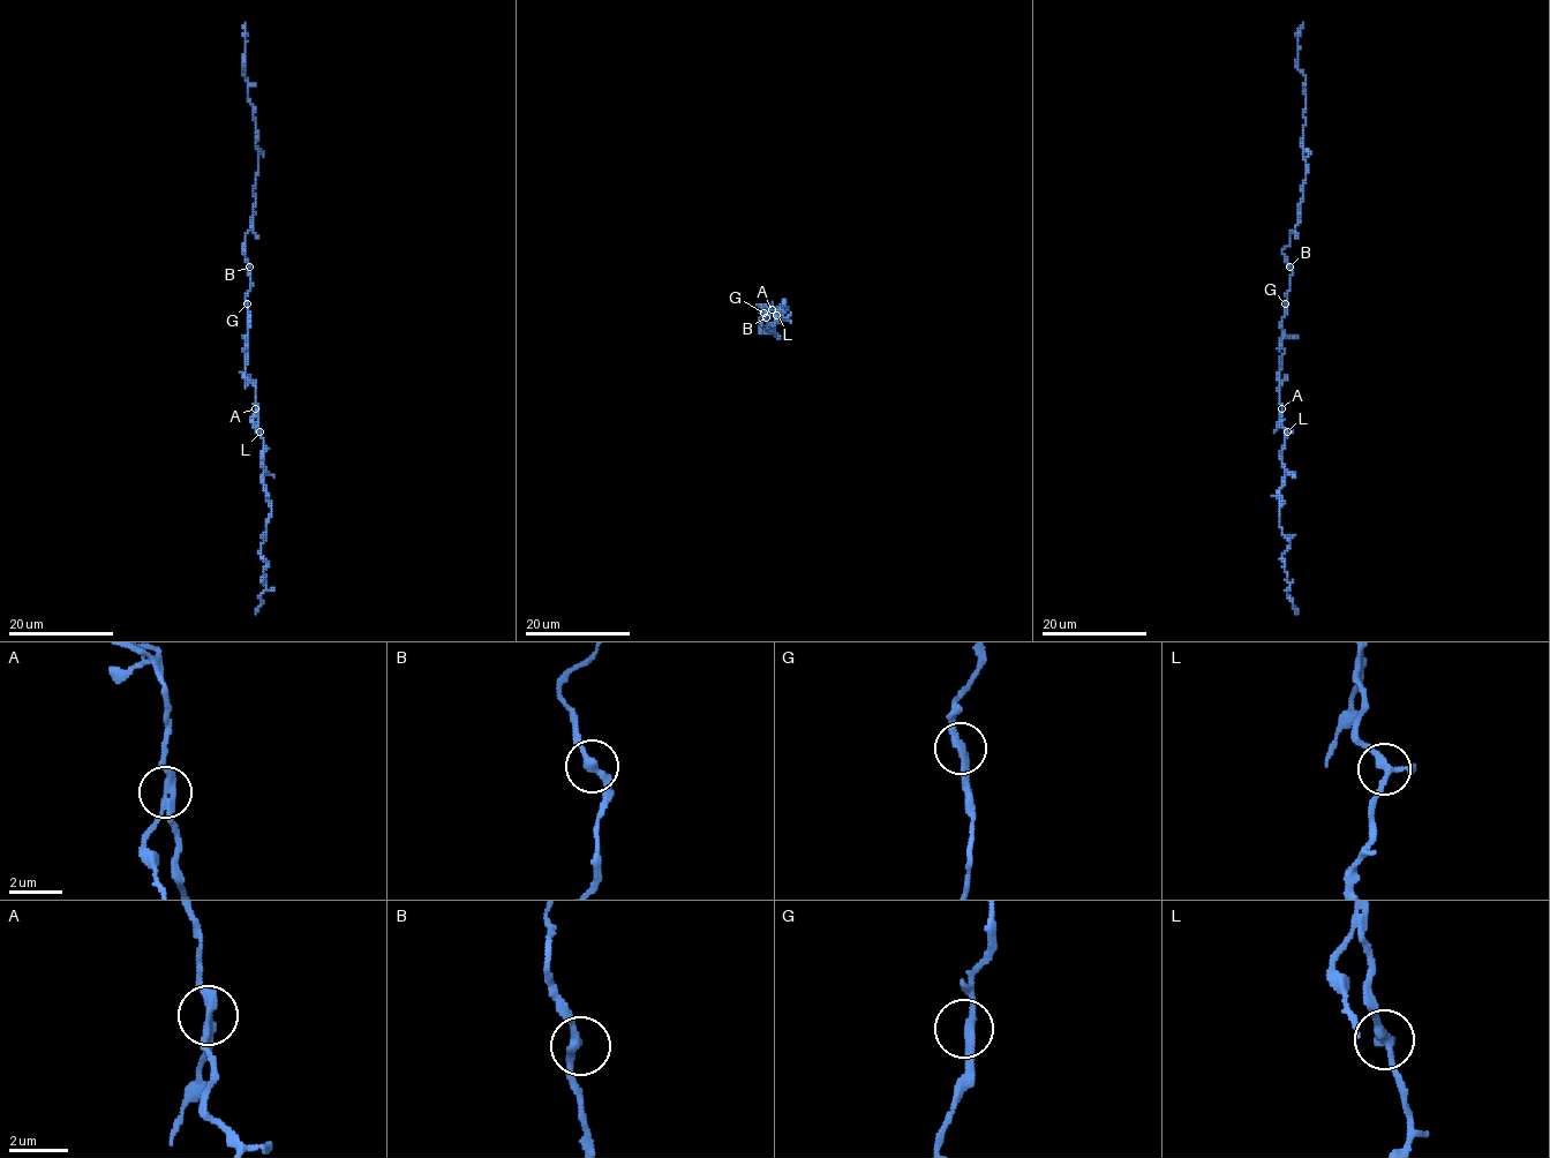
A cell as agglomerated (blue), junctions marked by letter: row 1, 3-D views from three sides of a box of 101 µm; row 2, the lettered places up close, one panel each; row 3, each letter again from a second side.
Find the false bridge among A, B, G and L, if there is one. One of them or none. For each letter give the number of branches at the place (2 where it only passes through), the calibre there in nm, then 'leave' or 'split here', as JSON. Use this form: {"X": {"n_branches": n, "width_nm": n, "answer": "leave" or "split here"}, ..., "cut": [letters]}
{"A": {"n_branches": 3, "width_nm": 240, "answer": "split here"}, "B": {"n_branches": 2, "width_nm": 280, "answer": "leave"}, "G": {"n_branches": 2, "width_nm": 280, "answer": "leave"}, "L": {"n_branches": 3, "width_nm": 220, "answer": "leave"}, "cut": ["A"]}

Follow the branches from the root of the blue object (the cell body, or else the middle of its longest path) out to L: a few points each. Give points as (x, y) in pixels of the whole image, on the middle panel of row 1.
L: (765, 309), (762, 306), (772, 307), (776, 315)

